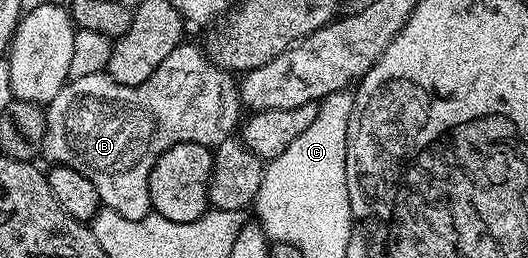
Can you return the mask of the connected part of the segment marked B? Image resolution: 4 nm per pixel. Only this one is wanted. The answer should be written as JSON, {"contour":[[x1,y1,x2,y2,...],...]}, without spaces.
{"contour":[[189,43,178,45,139,85,118,85,106,72,75,77,45,106,46,130,42,141,41,156,50,160,51,166,66,165,72,171,92,179,98,188,99,202,105,208,124,216,125,219,144,219,152,213,148,183,156,159,176,143,191,141,216,147,224,138,239,128,238,112,244,106,240,85,227,70,214,64,201,48]]}

